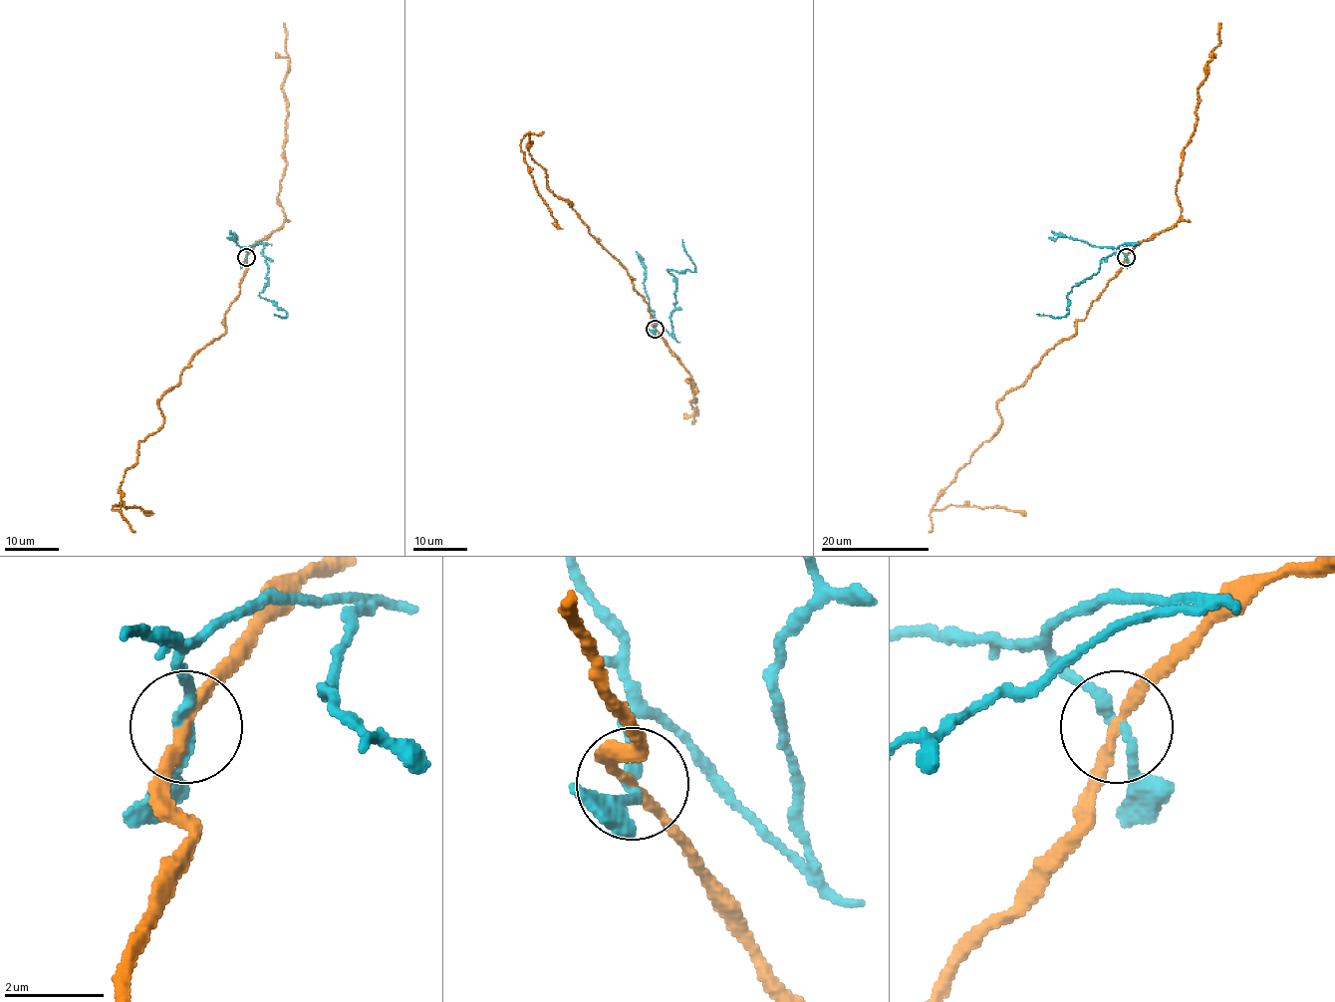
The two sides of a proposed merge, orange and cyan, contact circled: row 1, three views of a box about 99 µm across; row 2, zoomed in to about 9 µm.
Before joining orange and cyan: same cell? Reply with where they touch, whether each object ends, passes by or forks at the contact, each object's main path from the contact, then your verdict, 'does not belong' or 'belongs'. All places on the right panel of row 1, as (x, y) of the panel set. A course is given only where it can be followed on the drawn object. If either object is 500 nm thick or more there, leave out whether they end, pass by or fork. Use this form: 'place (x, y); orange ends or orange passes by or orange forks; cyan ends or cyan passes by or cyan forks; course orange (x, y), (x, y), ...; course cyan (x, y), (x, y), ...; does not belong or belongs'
place (1126, 257); orange passes by; cyan passes by; course orange (1126, 257), (1071, 337), (1063, 338), (998, 401), (1001, 425), (932, 509), (1002, 506), (1025, 513); course cyan (1126, 257), (1119, 246), (1131, 244), (1103, 259), (1096, 273), (1077, 283), (1067, 294), (1063, 317), (1036, 314); does not belong

